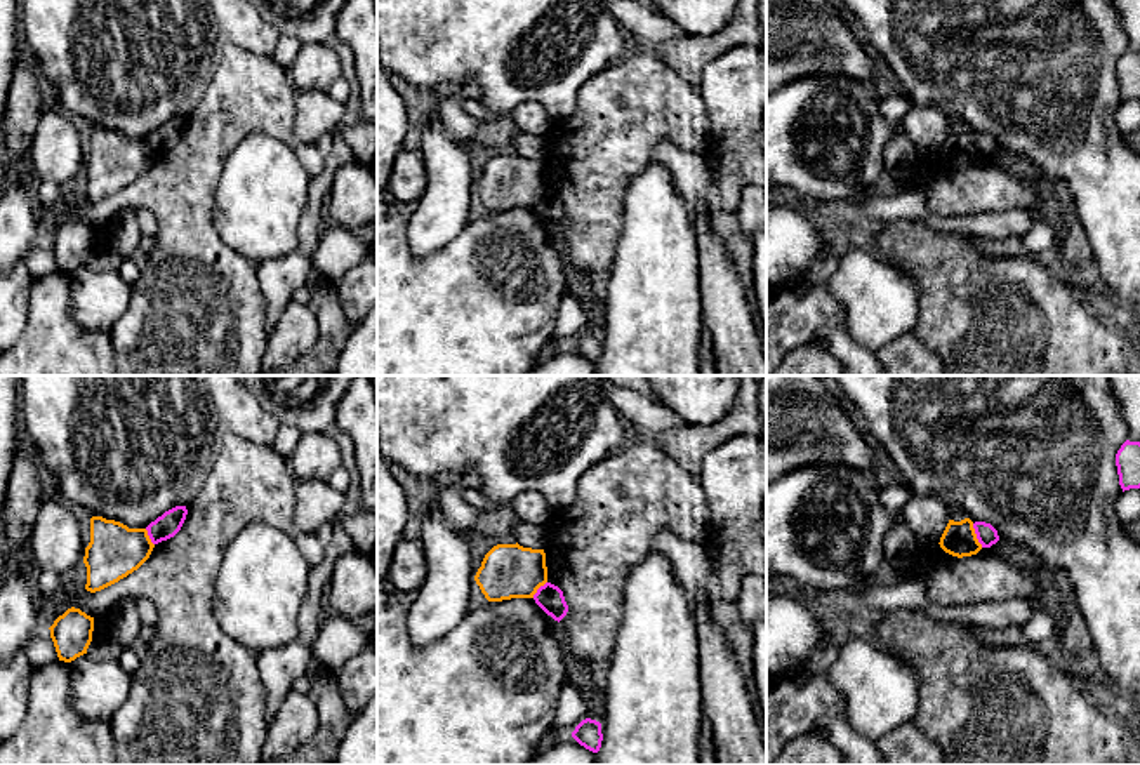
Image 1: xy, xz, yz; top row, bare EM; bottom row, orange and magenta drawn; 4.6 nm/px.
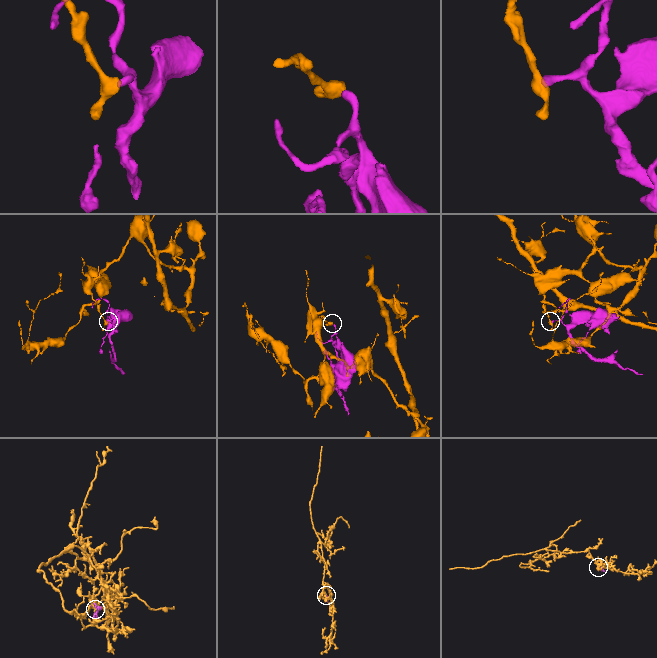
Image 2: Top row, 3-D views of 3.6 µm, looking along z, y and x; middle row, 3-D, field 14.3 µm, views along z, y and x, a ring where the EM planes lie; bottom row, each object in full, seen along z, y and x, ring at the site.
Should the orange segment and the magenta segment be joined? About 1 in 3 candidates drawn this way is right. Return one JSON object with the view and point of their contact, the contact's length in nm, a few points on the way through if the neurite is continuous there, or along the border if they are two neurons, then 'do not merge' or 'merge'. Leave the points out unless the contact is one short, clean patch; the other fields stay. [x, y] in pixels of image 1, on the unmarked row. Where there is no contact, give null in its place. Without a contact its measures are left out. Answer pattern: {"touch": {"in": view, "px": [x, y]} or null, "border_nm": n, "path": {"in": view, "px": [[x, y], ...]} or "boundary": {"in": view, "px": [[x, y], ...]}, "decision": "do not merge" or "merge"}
{"touch": {"in": "yz", "px": [975, 146]}, "border_nm": 120, "boundary": {"in": "yz", "px": [[972, 134], [982, 157]]}, "decision": "do not merge"}

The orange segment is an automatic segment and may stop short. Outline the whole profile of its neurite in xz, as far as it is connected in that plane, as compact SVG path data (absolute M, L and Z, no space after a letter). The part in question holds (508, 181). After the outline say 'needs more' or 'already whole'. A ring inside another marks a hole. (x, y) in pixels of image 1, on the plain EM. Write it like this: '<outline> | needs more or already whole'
M497 155L483 169L474 186L488 212L534 209L547 193L544 160L516 155Z | already whole

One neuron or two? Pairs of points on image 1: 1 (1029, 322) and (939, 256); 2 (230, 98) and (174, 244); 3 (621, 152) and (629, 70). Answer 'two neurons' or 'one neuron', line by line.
1: one neuron
2: one neuron
3: one neuron

